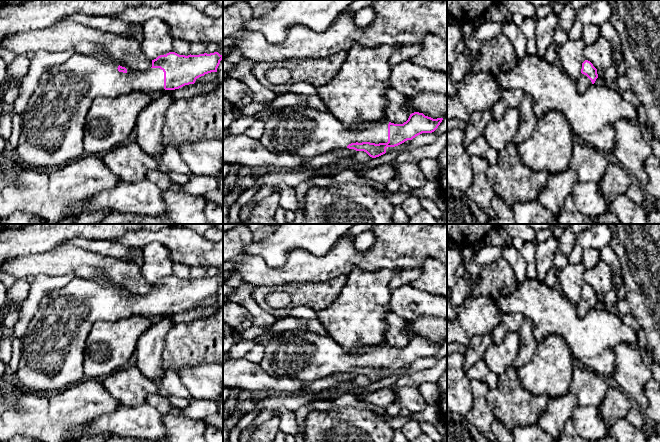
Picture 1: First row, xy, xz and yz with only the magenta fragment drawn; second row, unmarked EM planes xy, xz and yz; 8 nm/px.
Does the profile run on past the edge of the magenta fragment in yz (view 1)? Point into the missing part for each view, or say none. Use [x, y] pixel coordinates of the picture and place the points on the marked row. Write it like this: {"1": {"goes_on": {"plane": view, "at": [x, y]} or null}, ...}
{"1": {"goes_on": {"plane": "yz", "at": [582, 84]}}}

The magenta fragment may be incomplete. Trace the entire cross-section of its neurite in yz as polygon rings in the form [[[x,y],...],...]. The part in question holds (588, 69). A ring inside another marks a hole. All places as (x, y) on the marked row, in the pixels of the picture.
[[[585,60],[582,63],[581,75],[579,79],[575,82],[577,91],[579,93],[585,92],[591,84],[594,84],[598,78],[597,69],[593,64]]]

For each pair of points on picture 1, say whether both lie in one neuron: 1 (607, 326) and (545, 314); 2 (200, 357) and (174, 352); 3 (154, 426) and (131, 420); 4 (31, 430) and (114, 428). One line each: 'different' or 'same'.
1: same
2: same
3: same
4: different

